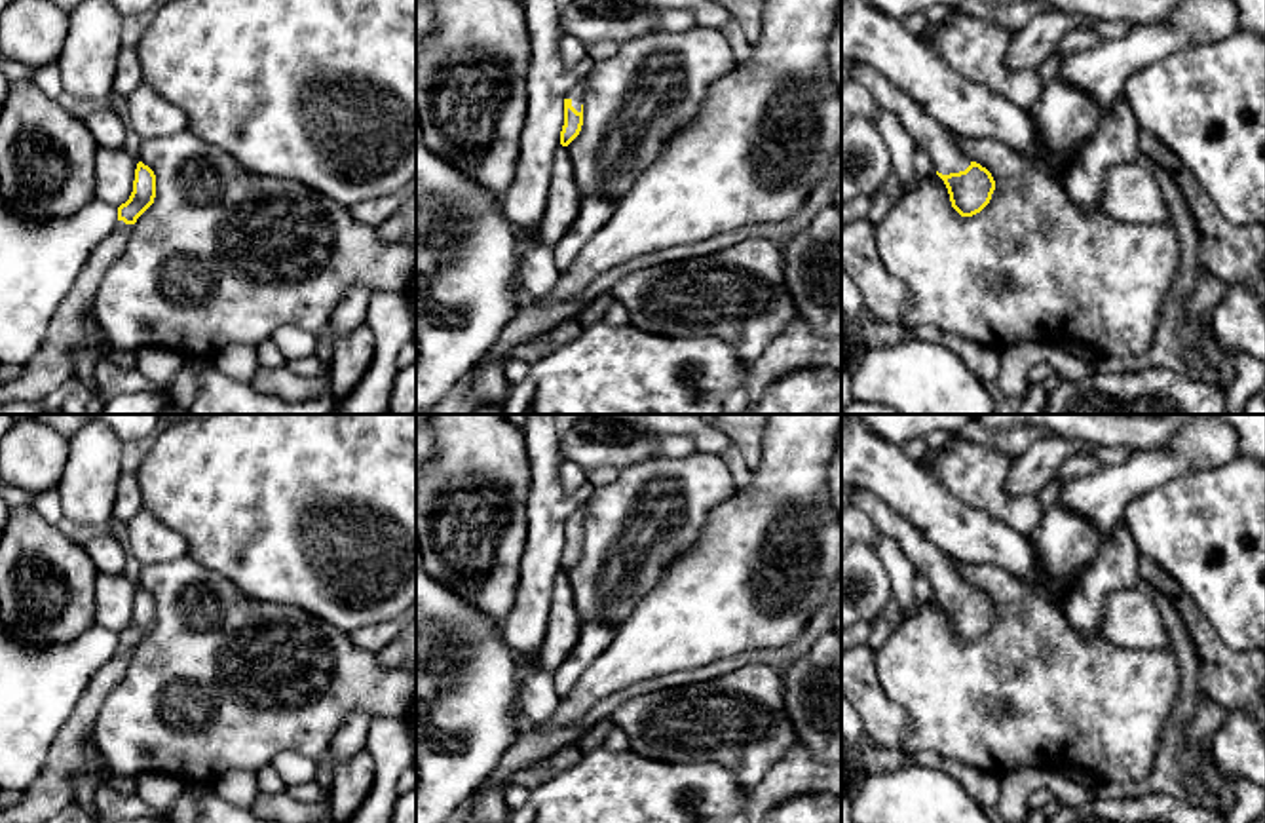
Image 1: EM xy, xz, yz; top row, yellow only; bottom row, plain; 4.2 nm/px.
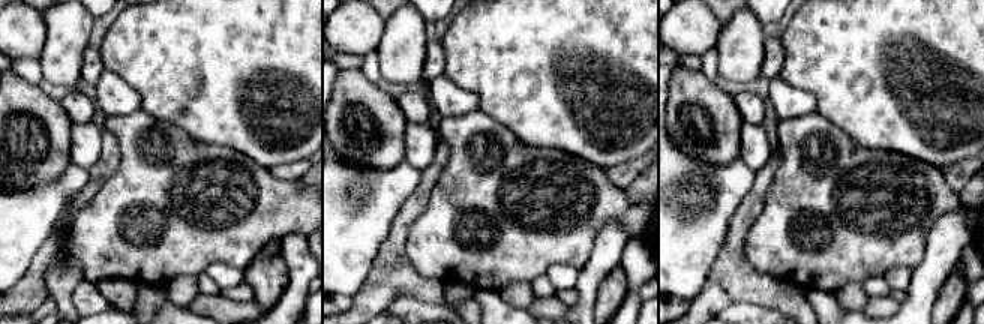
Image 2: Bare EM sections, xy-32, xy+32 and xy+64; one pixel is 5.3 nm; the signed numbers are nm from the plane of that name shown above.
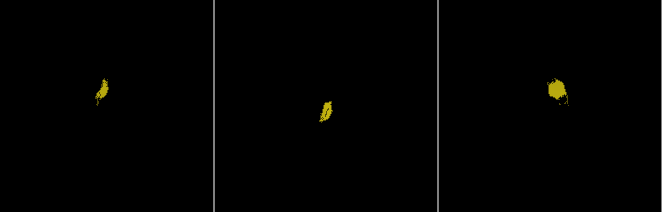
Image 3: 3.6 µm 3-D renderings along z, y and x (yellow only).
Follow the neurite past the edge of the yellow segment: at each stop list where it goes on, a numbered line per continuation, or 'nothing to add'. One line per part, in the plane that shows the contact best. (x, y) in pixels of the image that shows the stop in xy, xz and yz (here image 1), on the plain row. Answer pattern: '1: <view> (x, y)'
1: xy (73, 753)
2: yz (925, 559)

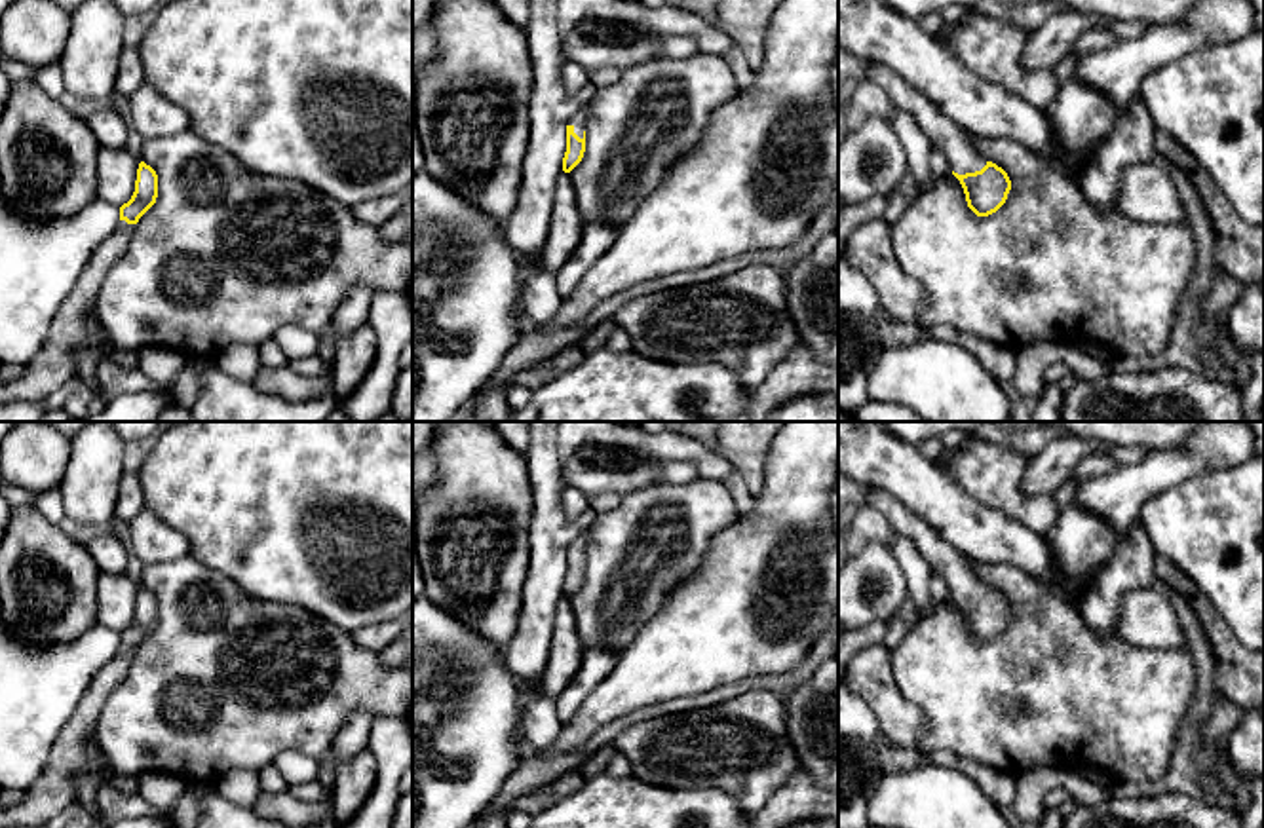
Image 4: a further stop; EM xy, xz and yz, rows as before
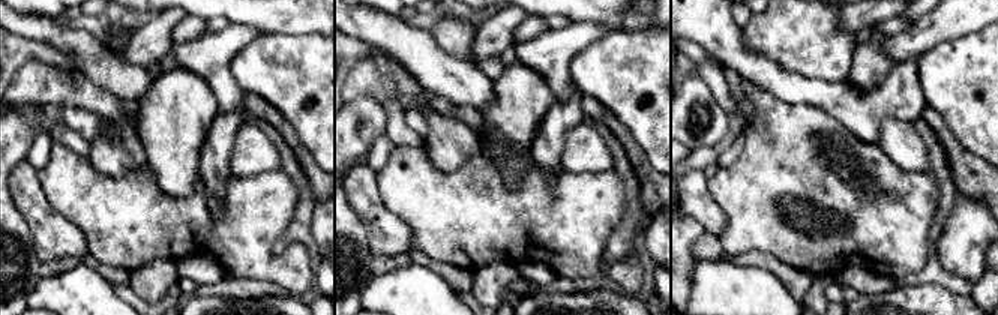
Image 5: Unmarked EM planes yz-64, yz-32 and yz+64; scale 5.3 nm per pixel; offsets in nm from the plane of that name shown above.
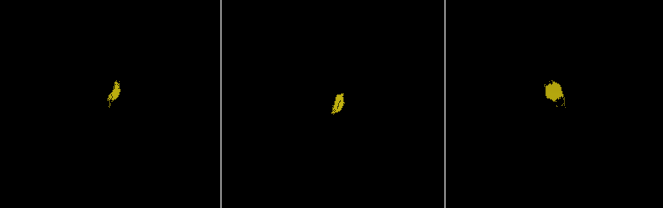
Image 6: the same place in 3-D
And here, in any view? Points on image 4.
1: xy (75, 752)
2: yz (941, 559)

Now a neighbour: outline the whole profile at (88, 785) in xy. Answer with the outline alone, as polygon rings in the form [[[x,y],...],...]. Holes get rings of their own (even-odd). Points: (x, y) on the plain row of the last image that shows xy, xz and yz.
[[[95,771],[80,775],[78,782],[78,801],[87,817],[87,820],[97,820],[97,792],[101,790],[101,779]]]

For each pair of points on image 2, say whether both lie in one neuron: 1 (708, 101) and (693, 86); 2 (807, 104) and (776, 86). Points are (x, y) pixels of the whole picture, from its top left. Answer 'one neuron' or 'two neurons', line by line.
1: one neuron
2: one neuron

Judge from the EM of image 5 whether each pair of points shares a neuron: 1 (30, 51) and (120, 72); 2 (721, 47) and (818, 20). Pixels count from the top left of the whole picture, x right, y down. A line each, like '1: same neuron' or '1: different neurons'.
1: different neurons
2: different neurons

